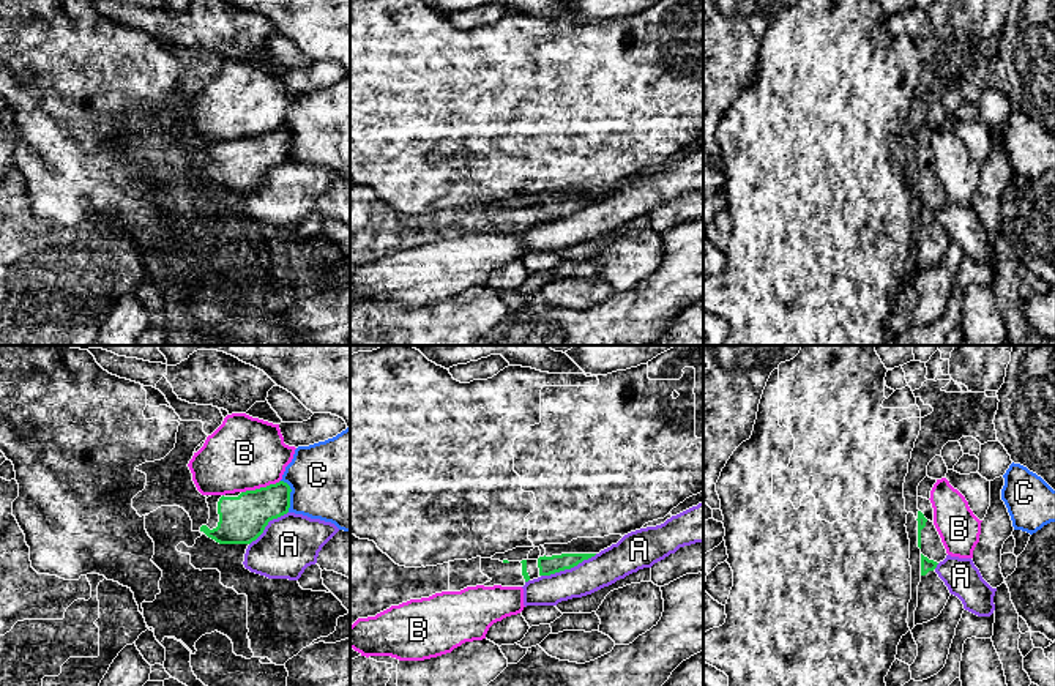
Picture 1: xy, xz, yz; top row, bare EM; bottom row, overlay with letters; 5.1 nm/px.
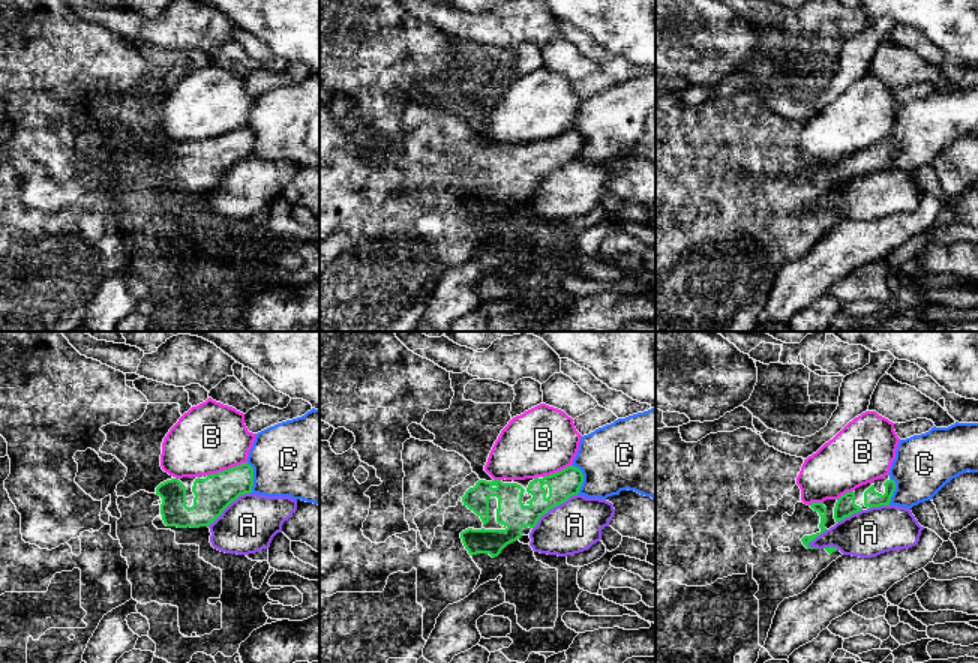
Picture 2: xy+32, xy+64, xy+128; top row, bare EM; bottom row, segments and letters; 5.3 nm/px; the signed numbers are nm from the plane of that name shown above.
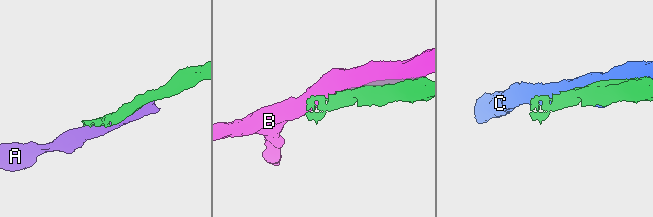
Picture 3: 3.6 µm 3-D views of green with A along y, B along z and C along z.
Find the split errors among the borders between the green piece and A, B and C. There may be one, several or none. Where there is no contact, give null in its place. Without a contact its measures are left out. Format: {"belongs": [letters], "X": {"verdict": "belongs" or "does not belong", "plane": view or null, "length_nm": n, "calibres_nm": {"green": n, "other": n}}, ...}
{"belongs": [], "A": {"verdict": "does not belong", "plane": "xz", "length_nm": 300, "calibres_nm": {"green": 100, "other": 170}}, "B": {"verdict": "does not belong", "plane": "xy", "length_nm": 220, "calibres_nm": {"green": 240, "other": 380}}, "C": {"verdict": "does not belong", "plane": "xy", "length_nm": 170, "calibres_nm": {"green": 220, "other": 420}}}

